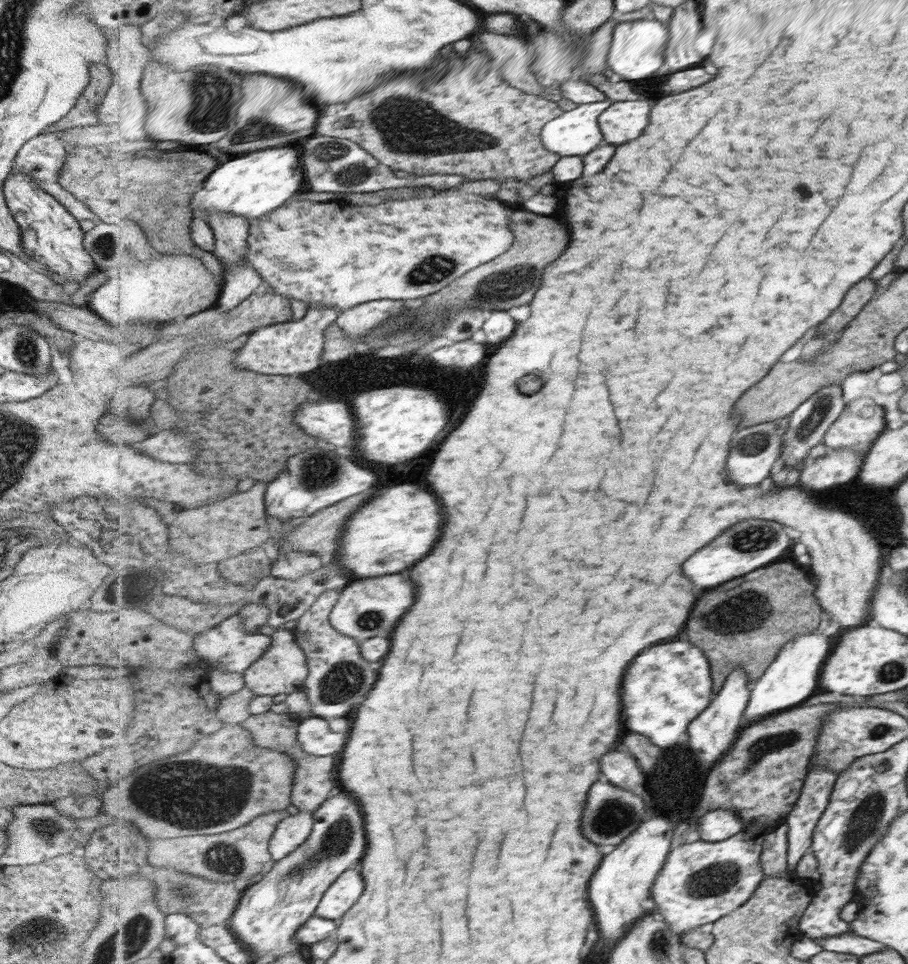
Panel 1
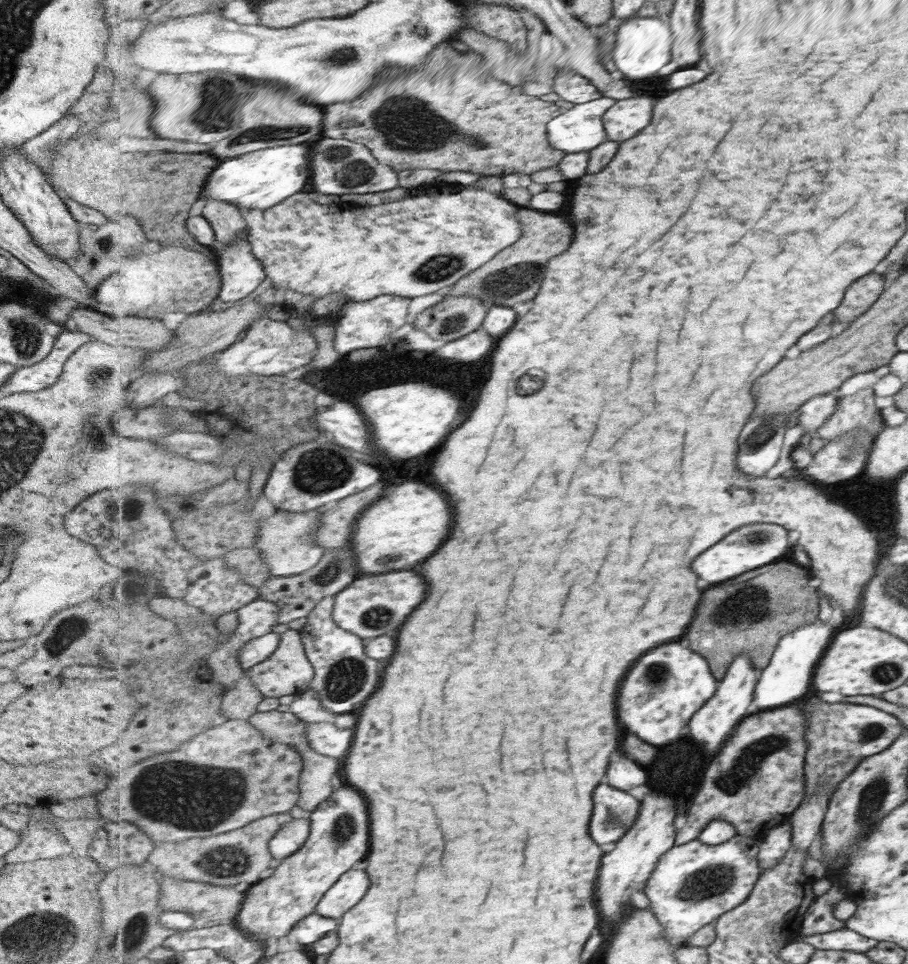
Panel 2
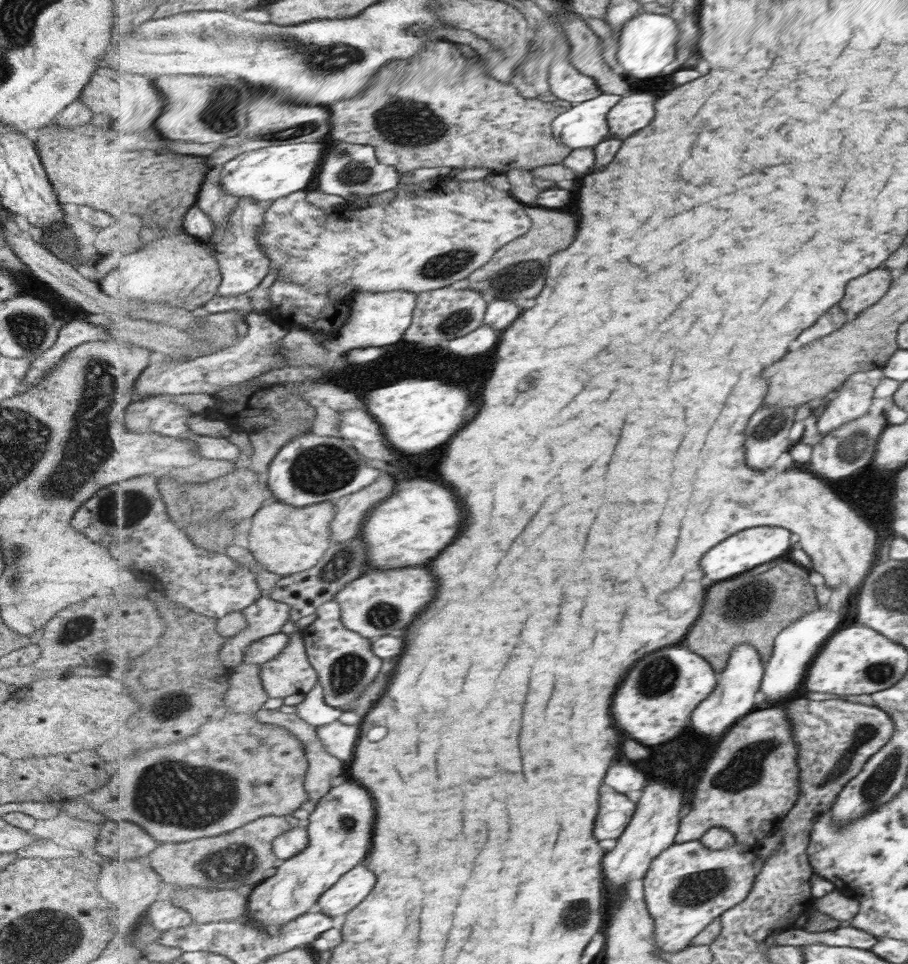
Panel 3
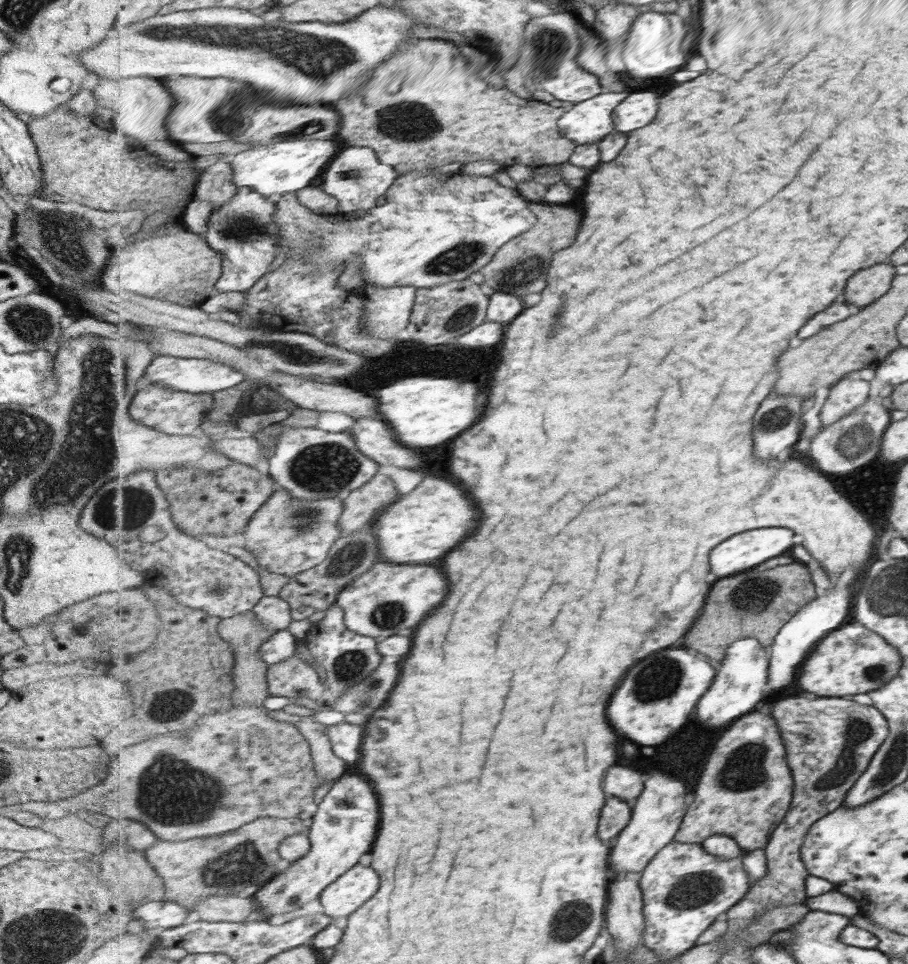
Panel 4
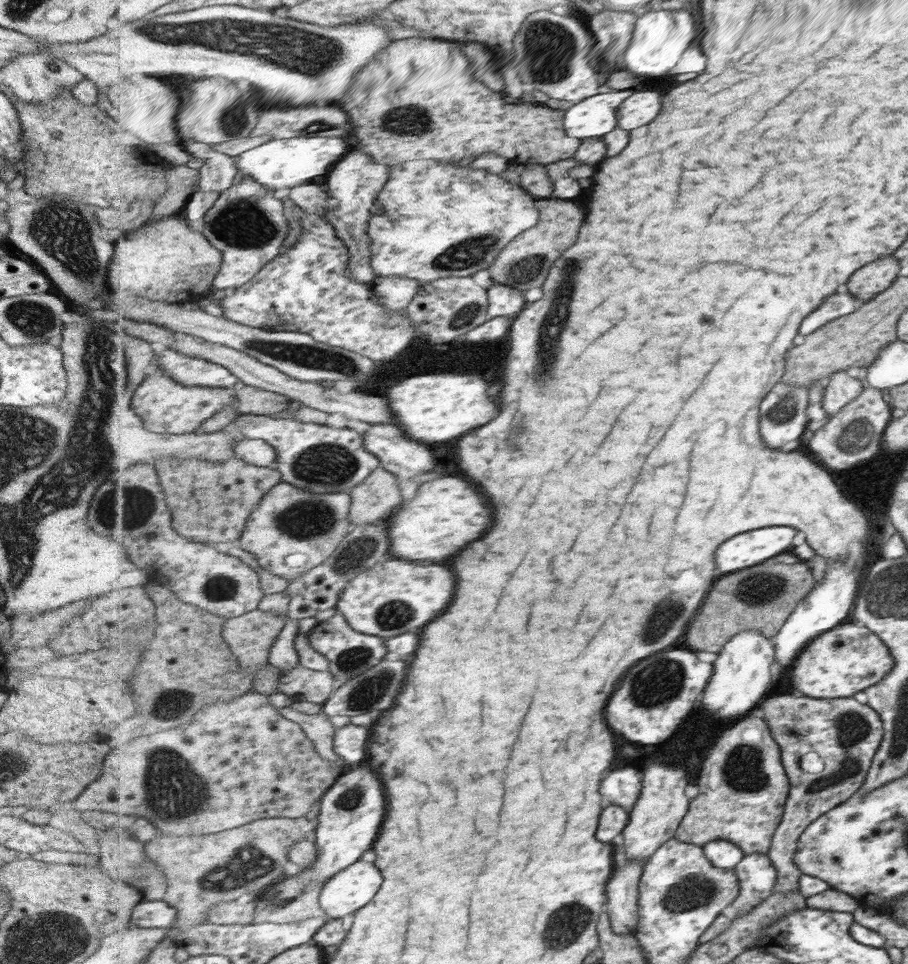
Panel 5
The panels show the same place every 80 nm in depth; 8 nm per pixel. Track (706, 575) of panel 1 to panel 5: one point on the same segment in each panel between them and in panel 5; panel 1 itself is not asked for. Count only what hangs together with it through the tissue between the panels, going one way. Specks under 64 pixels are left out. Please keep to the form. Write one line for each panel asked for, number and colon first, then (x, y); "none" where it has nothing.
2: (751, 547)
3: (747, 550)
4: (745, 551)
5: (751, 548)

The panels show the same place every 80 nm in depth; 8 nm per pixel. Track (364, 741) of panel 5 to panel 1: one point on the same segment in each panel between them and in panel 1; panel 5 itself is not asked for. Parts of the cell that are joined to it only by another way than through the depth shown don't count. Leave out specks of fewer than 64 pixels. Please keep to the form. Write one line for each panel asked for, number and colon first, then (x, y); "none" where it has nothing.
1: (316, 737)
2: (325, 738)
3: (340, 739)
4: (346, 738)

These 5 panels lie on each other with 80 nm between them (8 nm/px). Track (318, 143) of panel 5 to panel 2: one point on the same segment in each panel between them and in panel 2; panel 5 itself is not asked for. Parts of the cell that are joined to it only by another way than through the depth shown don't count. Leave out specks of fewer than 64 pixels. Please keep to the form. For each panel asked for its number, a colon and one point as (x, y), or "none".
2: (261, 180)
3: (269, 173)
4: (284, 167)

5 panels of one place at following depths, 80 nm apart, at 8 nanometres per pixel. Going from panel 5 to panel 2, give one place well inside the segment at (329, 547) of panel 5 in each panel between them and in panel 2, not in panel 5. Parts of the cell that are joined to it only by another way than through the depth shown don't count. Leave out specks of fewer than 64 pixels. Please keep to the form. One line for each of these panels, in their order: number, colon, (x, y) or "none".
2: (286, 540)
3: (287, 539)
4: (288, 535)

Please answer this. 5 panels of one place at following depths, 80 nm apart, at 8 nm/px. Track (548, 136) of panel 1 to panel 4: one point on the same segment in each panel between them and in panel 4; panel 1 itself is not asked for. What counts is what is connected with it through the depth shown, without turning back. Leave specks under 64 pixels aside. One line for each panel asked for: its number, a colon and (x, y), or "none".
2: (580, 129)
3: (585, 124)
4: (588, 122)

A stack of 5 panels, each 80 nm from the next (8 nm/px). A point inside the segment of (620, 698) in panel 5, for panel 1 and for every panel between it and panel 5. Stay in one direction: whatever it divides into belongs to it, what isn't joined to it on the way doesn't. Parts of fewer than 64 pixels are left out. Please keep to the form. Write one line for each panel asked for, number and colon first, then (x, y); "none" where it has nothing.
1: (668, 687)
2: (667, 687)
3: (660, 694)
4: (658, 695)

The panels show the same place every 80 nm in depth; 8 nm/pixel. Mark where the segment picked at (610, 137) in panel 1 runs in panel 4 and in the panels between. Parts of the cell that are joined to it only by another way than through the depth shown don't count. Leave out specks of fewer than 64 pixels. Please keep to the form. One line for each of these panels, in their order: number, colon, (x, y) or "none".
2: (627, 117)
3: (633, 113)
4: (640, 108)

